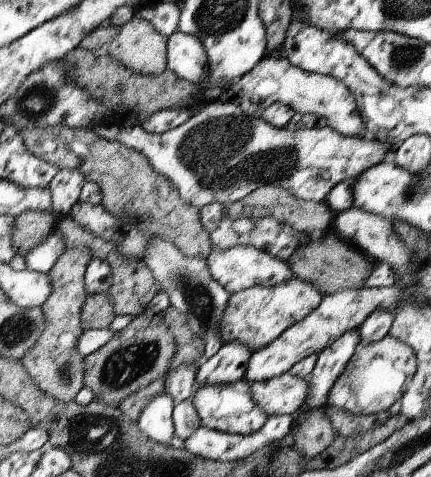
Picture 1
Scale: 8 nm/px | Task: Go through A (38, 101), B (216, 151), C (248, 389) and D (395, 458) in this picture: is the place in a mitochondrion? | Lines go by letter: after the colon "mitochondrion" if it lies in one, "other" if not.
A: mitochondrion
B: mitochondrion
C: other
D: mitochondrion

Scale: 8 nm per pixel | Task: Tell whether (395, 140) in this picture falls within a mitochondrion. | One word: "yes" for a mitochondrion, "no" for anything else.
no

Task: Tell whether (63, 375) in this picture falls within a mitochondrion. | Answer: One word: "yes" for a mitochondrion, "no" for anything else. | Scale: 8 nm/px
yes

